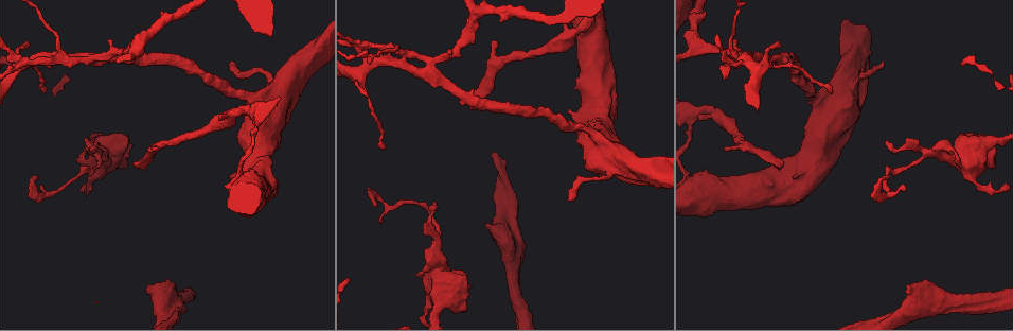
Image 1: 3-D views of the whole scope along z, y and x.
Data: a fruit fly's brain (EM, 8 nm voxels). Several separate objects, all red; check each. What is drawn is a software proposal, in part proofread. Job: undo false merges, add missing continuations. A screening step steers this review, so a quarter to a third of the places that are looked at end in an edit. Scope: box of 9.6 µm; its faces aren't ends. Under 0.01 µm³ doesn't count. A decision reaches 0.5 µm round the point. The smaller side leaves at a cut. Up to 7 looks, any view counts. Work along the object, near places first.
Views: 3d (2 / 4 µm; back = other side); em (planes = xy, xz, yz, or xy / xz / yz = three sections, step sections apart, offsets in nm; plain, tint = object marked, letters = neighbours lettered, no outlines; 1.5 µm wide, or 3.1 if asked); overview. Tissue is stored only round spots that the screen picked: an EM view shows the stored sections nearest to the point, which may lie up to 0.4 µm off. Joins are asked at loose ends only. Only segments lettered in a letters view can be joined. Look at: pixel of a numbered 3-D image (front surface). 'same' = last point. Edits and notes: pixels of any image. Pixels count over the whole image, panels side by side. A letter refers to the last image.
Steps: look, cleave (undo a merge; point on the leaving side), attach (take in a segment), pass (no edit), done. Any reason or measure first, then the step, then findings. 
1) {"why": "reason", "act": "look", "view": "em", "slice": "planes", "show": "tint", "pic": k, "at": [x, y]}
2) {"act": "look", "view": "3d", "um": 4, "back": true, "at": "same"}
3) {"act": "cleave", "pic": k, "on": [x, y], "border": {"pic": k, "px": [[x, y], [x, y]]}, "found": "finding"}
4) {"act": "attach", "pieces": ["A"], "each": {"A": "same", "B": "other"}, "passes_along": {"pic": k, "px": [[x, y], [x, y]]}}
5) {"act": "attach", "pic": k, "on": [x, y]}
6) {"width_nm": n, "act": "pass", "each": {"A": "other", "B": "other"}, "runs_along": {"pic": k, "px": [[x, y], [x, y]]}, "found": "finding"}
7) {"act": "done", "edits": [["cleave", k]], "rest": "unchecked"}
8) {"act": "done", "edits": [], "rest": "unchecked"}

{"why": "branch stops here", "act": "look", "view": "em", "slice": "planes", "show": "letters", "pic": 1, "at": [476, 94]}

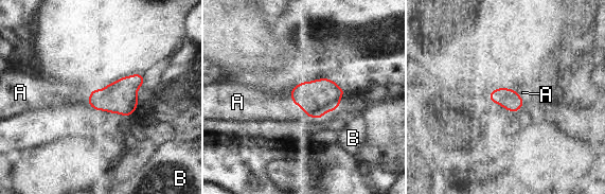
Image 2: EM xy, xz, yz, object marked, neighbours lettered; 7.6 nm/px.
{"act": "attach", "pieces": ["A"], "each": {"A": "same", "B": "other"}, "passes_along": {"pic": 2, "px": [[316, 98], [297, 104], [264, 105]]}, "found": "the neuron continues"}

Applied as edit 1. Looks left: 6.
{"act": "look", "view": "overview"}

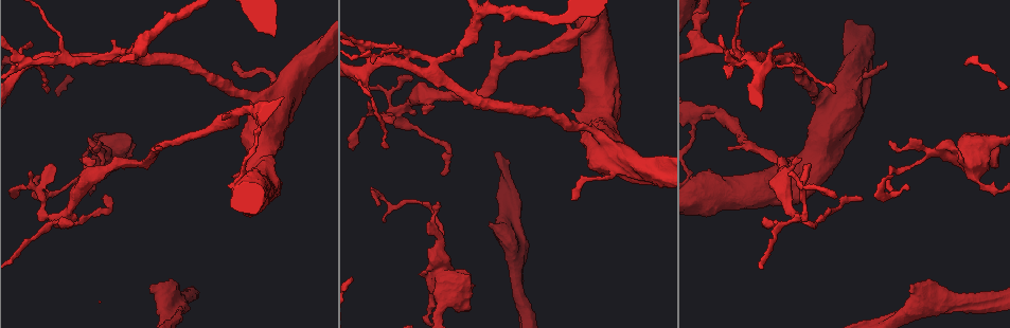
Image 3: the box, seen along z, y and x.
{"why": "an open end", "act": "look", "view": "em", "slice": "xy", "step": 4, "show": "letters", "pic": 3, "at": [232, 64]}

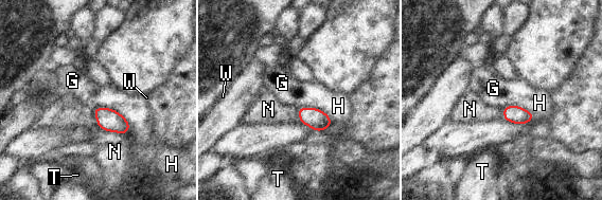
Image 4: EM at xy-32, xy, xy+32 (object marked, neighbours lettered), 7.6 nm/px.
{"act": "pass", "each": {"G": "other", "H": "other", "N": "other", "T": "other", "W": "other"}, "found": "none of them fits"}

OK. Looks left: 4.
{"why": "three arms meet", "act": "look", "view": "3d", "um": 2, "back": true, "pic": 3, "at": [433, 68]}

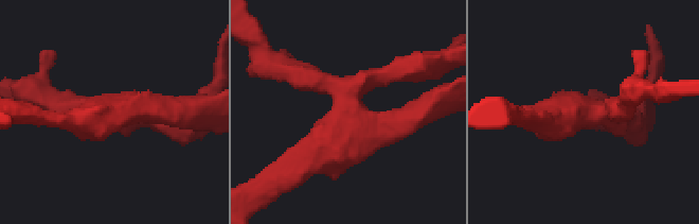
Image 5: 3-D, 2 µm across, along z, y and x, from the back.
{"why": "shape alone is not enough", "act": "look", "view": "em", "slice": "planes", "show": "letters", "pic": 5, "at": [346, 120]}

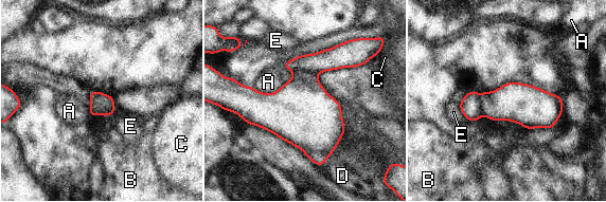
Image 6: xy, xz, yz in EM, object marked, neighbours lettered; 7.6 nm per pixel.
{"width_nm": 300, "act": "cleave", "pic": 6, "on": [334, 58], "each": {"A": "other", "B": "other", "C": "other", "D": "other", "E": "other"}, "part_leaving": {"pic": 6, "px": [[355, 62], [319, 61], [287, 65]]}, "found": "a second neuron is stuck on"}

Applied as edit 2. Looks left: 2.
{"act": "done", "edits": [["attach", 2], ["cleave", 6]], "rest": "unchecked"}

